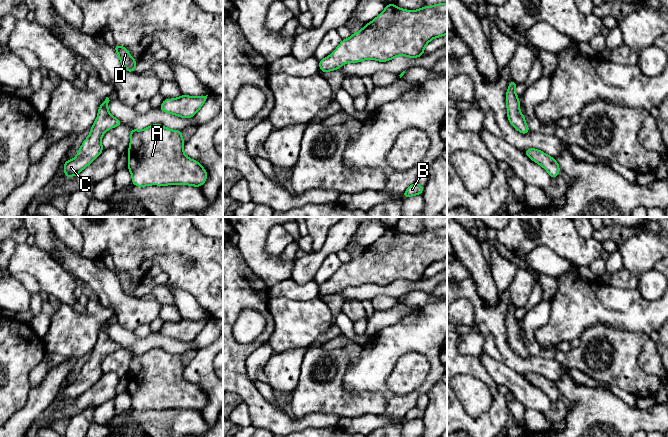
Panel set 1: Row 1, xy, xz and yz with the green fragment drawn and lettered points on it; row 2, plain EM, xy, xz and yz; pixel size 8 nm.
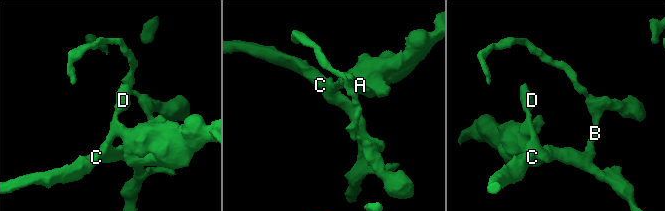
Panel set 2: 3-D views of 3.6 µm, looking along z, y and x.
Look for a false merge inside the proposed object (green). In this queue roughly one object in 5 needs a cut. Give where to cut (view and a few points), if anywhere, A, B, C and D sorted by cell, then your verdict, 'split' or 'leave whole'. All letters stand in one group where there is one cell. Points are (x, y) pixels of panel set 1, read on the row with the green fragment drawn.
cut none; groups A B C D; leave whole

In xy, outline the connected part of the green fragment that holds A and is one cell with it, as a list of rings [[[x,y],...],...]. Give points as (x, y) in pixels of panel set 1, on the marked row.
[[[153,124],[144,130],[130,128],[130,132],[127,167],[135,186],[200,187],[206,182],[205,168],[183,152],[185,142],[181,131]]]

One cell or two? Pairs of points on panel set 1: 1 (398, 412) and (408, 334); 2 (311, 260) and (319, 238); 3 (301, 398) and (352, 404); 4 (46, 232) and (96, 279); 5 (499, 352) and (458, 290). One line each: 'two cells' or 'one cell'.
1: one cell
2: two cells
3: one cell
4: one cell
5: one cell

